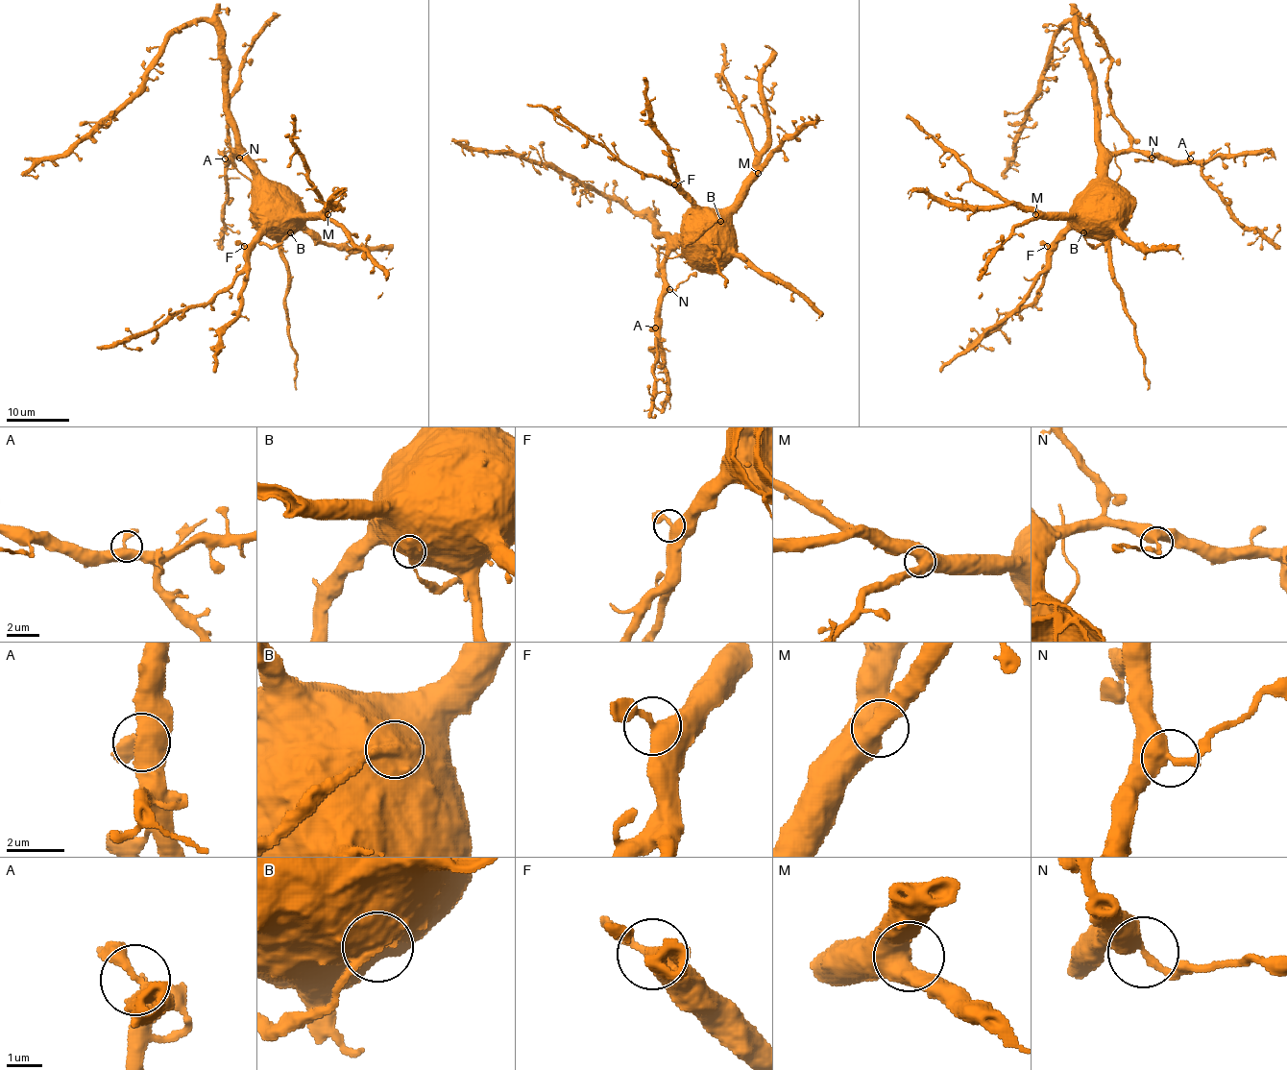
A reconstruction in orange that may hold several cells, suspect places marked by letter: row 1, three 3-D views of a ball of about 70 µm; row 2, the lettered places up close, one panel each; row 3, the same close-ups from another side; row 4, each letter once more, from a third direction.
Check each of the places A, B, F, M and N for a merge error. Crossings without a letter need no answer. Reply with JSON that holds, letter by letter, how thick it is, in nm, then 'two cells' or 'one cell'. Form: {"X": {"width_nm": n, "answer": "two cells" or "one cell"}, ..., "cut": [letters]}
{"A": {"width_nm": 440, "answer": "one cell"}, "B": {"width_nm": 600, "answer": "two cells"}, "F": {"width_nm": 440, "answer": "one cell"}, "M": {"width_nm": 600, "answer": "one cell"}, "N": {"width_nm": 420, "answer": "two cells"}, "cut": ["B", "N"]}

